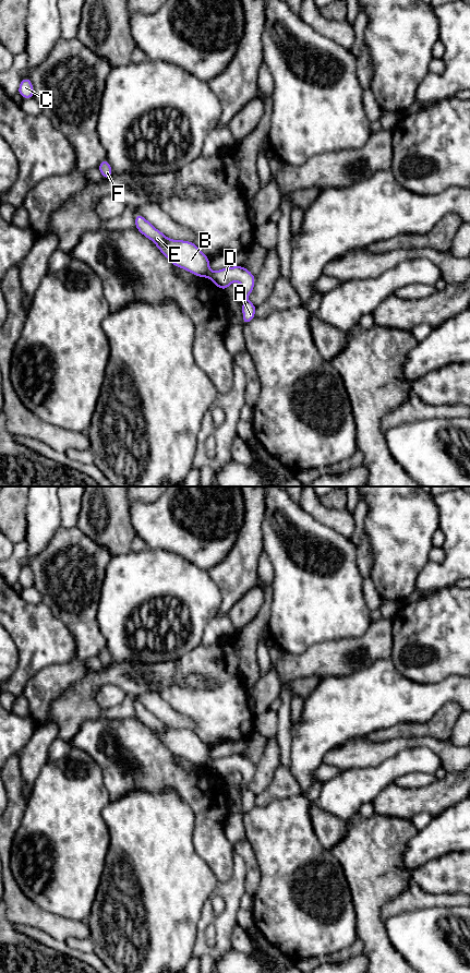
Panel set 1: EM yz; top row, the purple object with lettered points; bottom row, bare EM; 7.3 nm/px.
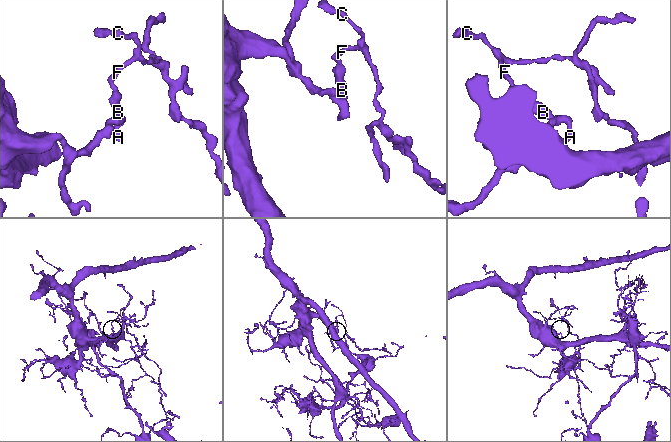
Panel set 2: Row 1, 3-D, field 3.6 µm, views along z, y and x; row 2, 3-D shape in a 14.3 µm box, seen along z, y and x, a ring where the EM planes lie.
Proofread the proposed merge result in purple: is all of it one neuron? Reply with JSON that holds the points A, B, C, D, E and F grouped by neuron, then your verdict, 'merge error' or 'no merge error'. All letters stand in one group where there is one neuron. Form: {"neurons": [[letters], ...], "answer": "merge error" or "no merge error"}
{"neurons": [["A", "D"], ["B", "C", "E", "F"]], "answer": "merge error"}

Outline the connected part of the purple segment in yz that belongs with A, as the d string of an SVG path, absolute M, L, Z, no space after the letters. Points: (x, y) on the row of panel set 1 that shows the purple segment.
M244 266L226 267L213 272L208 278L215 286L222 290L226 290L234 281L240 283L244 297L242 302L243 325L248 324L255 317L256 305L248 299L254 289L255 277L248 268Z

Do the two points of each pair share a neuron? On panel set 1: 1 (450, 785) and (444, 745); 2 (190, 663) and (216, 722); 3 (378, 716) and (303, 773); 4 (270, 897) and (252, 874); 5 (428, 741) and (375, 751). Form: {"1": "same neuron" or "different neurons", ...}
{"1": "different neurons", "2": "same neuron", "3": "same neuron", "4": "different neurons", "5": "same neuron"}

